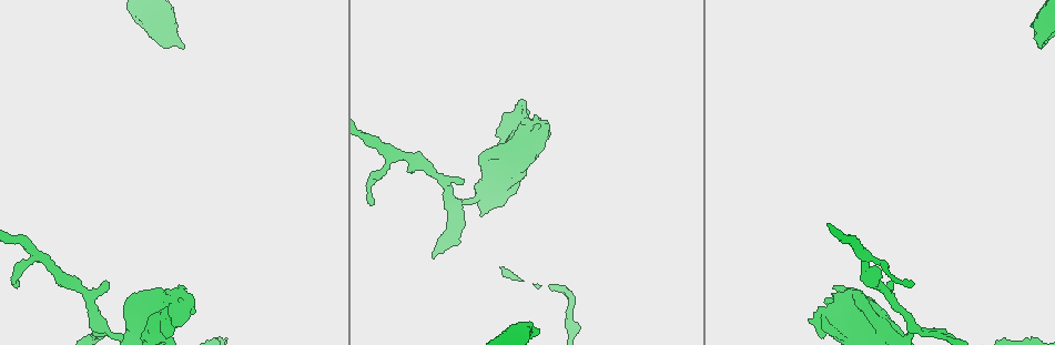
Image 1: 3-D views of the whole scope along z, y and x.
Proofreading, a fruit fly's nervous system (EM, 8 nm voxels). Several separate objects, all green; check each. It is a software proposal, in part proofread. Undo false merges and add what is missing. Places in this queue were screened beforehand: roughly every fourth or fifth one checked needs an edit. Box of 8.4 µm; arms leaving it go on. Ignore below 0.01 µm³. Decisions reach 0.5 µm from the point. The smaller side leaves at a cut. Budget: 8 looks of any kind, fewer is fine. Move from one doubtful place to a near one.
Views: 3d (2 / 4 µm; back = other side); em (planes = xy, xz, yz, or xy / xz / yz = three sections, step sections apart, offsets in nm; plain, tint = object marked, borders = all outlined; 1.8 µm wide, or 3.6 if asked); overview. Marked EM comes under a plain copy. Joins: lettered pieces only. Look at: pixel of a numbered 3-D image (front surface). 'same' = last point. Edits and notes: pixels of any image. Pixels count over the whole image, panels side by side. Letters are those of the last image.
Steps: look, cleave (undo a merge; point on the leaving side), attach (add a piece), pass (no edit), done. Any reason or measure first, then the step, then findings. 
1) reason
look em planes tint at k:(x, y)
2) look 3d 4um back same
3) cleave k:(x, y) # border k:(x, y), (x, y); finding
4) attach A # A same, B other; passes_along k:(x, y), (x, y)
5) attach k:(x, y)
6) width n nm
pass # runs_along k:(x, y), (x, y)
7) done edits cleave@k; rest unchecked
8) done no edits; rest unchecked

branch stops here
look 3d 4um at 1:(179, 288)

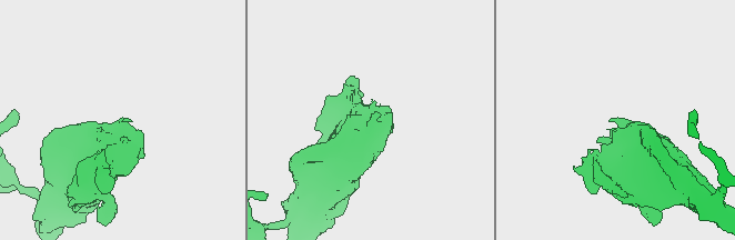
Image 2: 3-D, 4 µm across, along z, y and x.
now the EM
look em planes borders at 2:(611, 119)

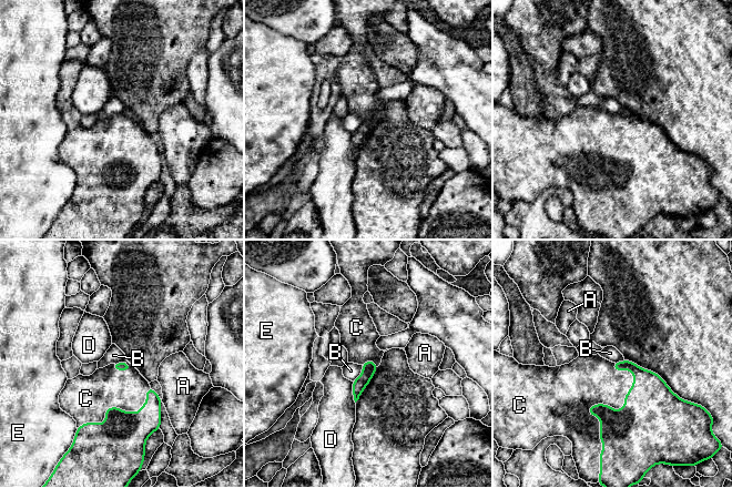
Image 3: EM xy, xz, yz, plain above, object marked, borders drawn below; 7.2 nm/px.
longest_contact C 550 nm
attach 3:(597, 383) # A other, B other, C same, D other, E other; passes_along 3:(644, 433), (619, 409), (597, 383); it goes on there

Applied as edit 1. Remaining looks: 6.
see it whole again
look overview

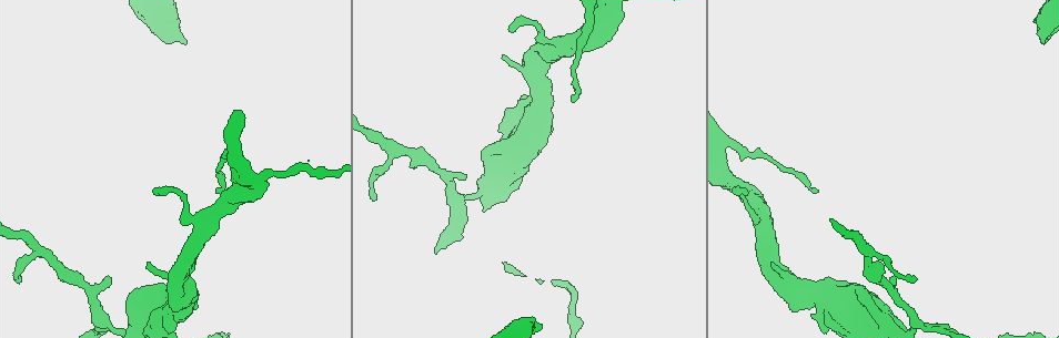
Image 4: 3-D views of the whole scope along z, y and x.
free end
look em planes borders at 4:(463, 174)

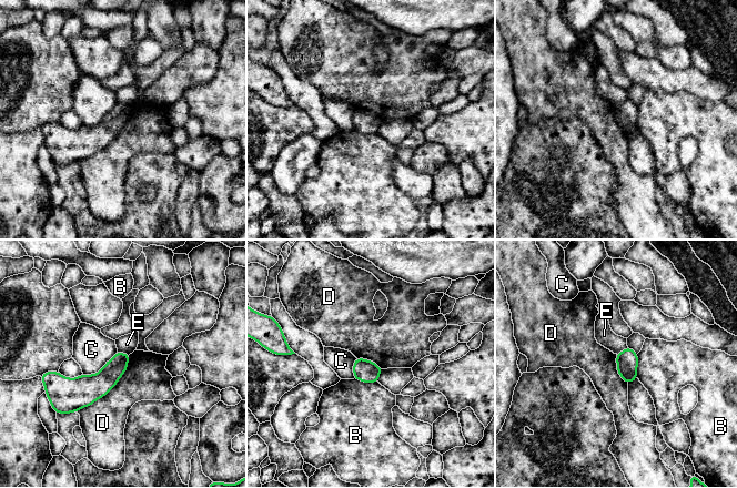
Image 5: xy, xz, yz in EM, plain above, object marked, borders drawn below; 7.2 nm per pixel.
longest_contact D 550 nm
pass # B other, C other, D other, E other; border 5:(130, 354), (118, 382), (77, 410); none of them fits

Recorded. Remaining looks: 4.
calibre changes
look em yz step 4 tint at 4:(169, 28)

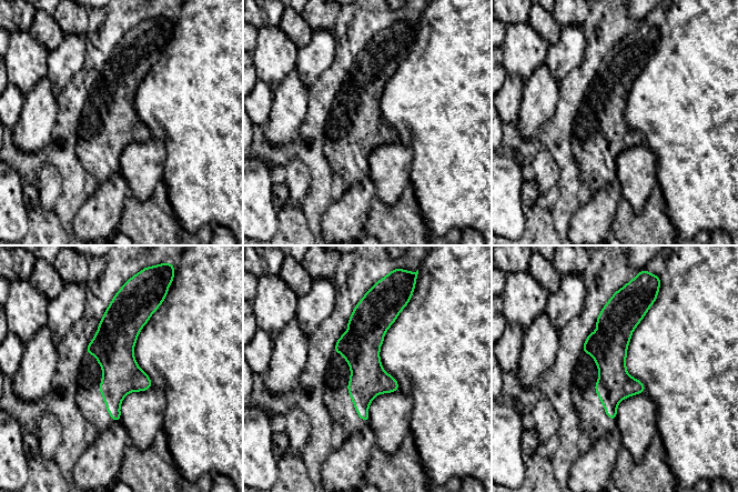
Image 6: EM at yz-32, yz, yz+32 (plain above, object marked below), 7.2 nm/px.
look em planes tint same

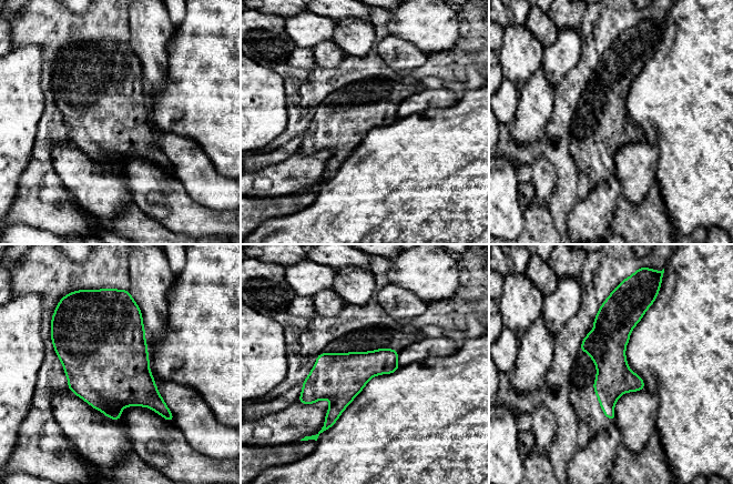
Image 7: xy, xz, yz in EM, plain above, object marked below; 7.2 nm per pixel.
what lies round it
look em planes borders same

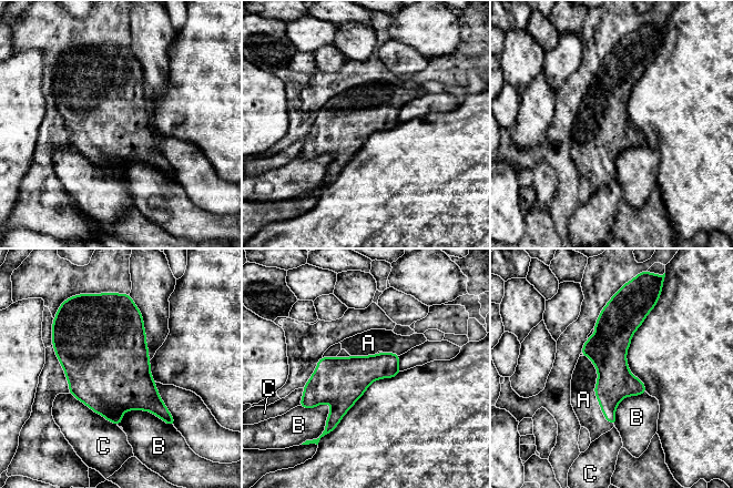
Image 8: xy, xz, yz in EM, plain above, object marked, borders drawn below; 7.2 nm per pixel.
attach 8:(583, 399) # A same, B other, C other; passes_along 8:(616, 382), (596, 394), (583, 399); it goes on there

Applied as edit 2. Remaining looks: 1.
done edits attach@3, attach@8; rest unchecked

